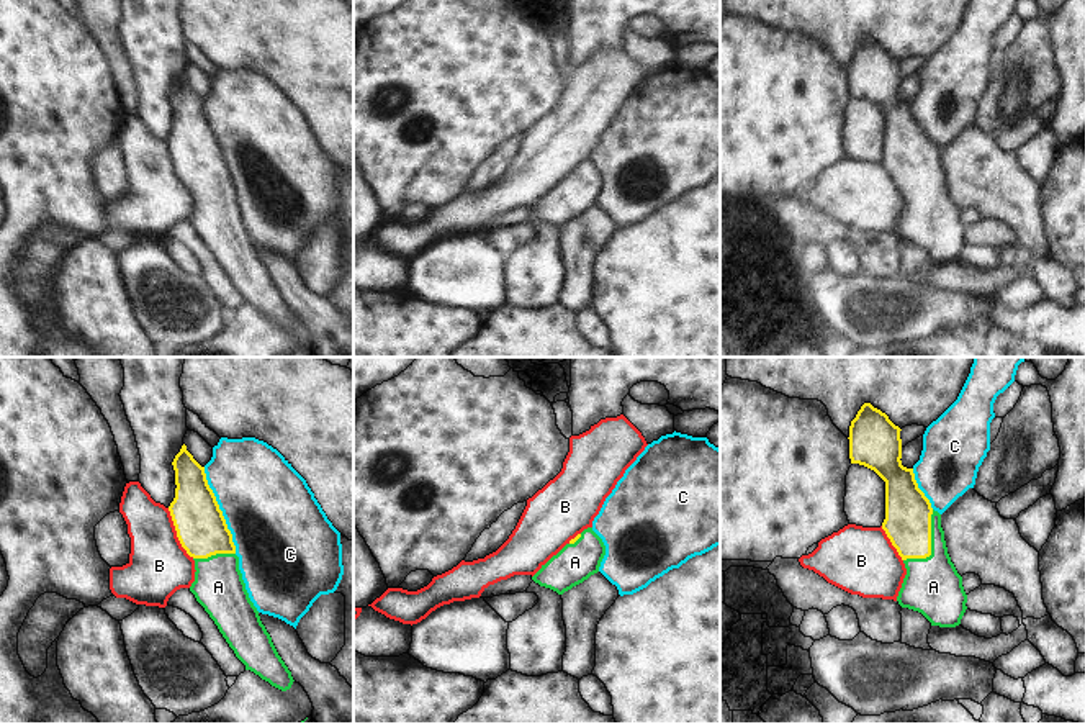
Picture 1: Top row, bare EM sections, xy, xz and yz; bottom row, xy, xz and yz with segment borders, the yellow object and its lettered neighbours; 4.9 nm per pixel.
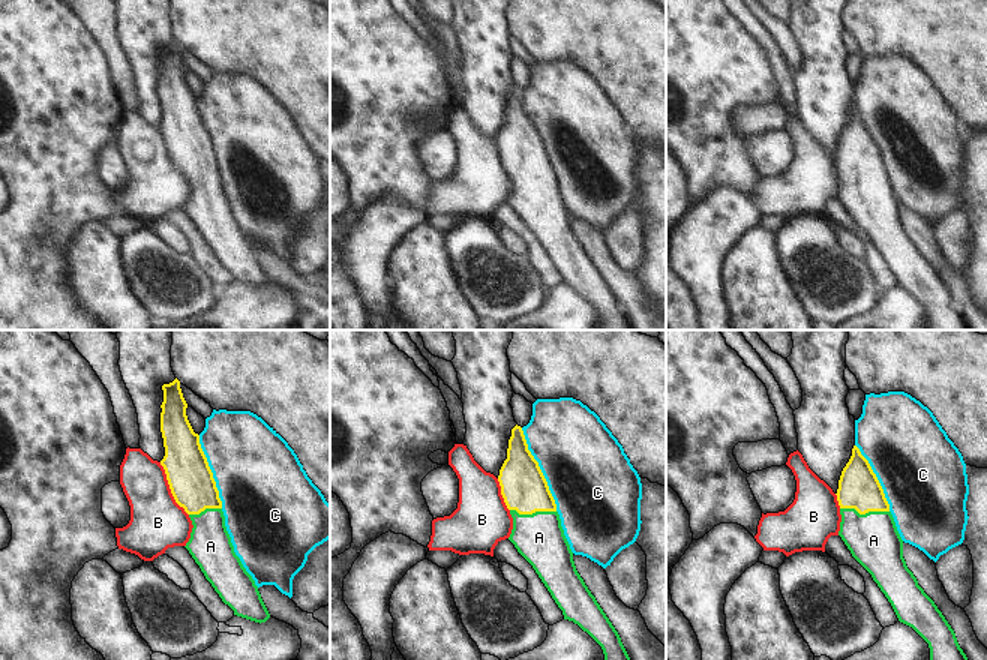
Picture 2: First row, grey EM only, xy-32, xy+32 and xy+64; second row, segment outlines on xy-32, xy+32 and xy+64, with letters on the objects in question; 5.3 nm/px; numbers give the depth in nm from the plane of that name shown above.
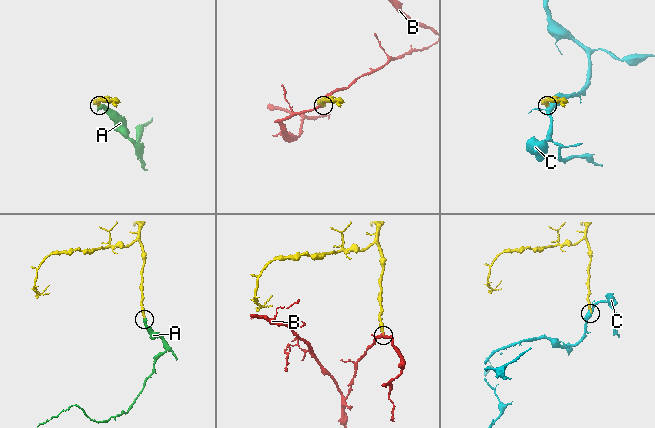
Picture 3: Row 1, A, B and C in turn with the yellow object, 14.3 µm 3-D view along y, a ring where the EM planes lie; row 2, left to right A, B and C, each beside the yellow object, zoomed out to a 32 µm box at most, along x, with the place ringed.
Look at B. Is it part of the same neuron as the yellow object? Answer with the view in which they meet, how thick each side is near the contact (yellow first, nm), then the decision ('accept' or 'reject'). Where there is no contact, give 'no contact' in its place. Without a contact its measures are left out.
contact in xy; calibres 240 and 300 nm; reject

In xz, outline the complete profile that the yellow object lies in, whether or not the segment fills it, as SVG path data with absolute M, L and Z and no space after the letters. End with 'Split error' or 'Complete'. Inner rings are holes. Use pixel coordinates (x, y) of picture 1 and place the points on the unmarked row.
M588 161L542 198L532 213L563 228L597 206L604 188L606 179L602 172L592 161Z. Split error

